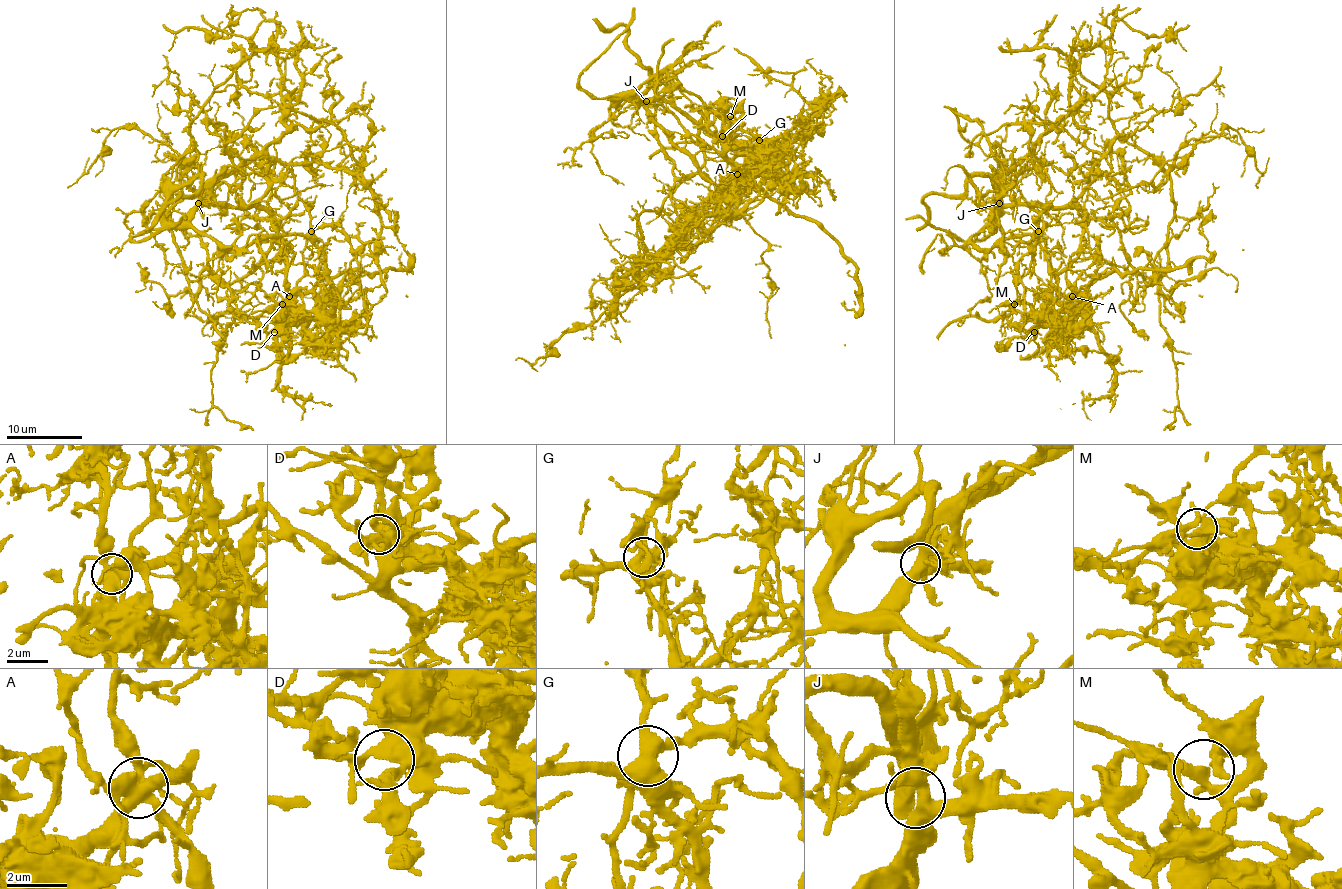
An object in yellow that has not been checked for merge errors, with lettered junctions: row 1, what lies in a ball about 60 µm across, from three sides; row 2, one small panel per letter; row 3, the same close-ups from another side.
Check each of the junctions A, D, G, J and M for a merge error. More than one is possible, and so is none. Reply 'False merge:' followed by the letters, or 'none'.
False merge: A, G

